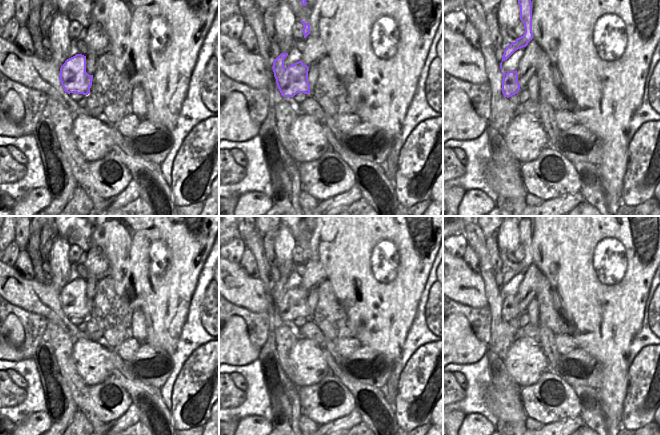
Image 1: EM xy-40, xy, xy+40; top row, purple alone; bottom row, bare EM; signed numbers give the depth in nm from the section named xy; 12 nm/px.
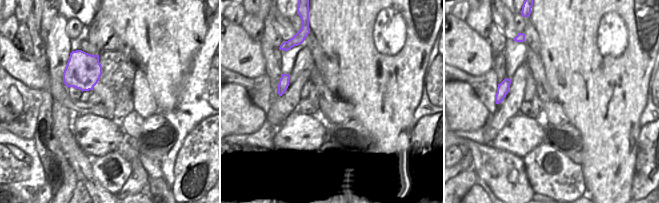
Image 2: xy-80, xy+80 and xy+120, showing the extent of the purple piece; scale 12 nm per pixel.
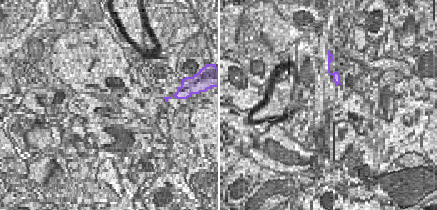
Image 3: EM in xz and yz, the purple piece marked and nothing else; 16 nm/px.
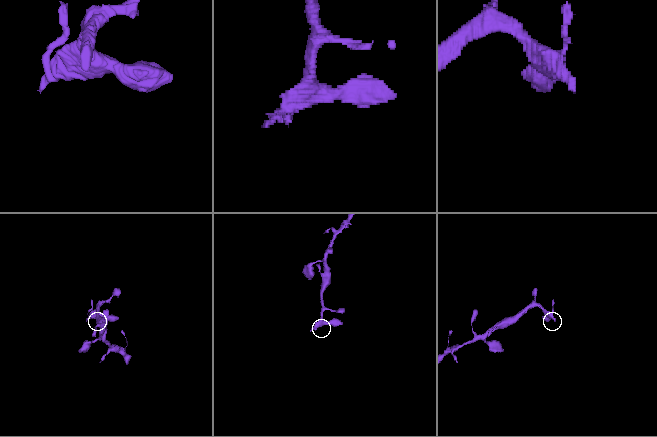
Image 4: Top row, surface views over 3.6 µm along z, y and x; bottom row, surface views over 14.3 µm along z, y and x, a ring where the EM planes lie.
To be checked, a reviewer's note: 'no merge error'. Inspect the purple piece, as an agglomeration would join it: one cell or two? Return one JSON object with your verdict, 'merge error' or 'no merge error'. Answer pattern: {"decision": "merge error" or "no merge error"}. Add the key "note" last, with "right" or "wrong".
{"decision": "no merge error", "note": "right"}

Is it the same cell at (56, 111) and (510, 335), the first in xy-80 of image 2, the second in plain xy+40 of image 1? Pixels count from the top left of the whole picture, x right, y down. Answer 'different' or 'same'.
different

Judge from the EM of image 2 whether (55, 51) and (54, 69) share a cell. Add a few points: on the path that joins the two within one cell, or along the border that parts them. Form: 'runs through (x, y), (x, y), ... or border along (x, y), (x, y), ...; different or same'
runs through (55, 55), (55, 65); same

